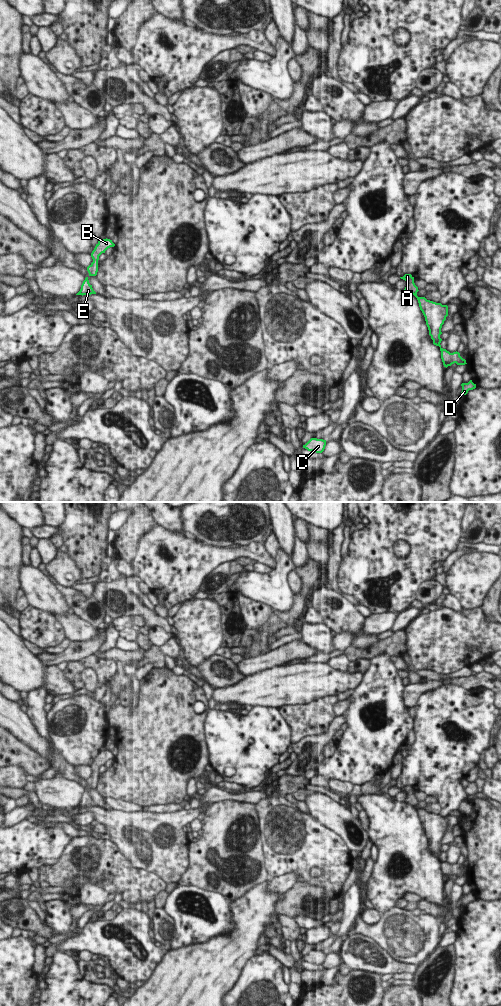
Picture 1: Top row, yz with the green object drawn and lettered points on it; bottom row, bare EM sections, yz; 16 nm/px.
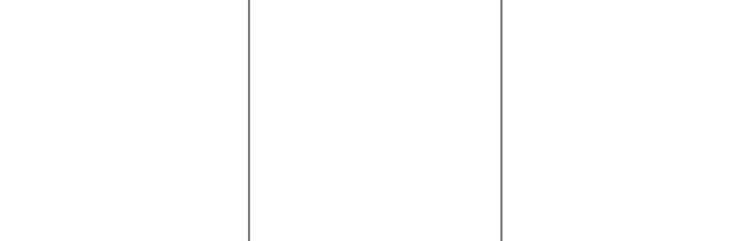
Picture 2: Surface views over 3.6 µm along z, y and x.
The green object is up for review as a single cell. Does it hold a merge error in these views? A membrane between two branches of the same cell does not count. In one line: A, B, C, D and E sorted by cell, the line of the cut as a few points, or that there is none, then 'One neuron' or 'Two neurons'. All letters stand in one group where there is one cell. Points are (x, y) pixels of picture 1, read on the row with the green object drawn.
Groups: A B C D E. No split. One neuron.

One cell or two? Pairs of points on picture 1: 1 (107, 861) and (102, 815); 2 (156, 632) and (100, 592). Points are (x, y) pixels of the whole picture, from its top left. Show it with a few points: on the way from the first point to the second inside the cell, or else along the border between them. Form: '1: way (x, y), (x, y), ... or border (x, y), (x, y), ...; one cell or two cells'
1: border (112, 841), (127, 859); two cells
2: border (149, 626), (160, 626), (171, 636); two cells

